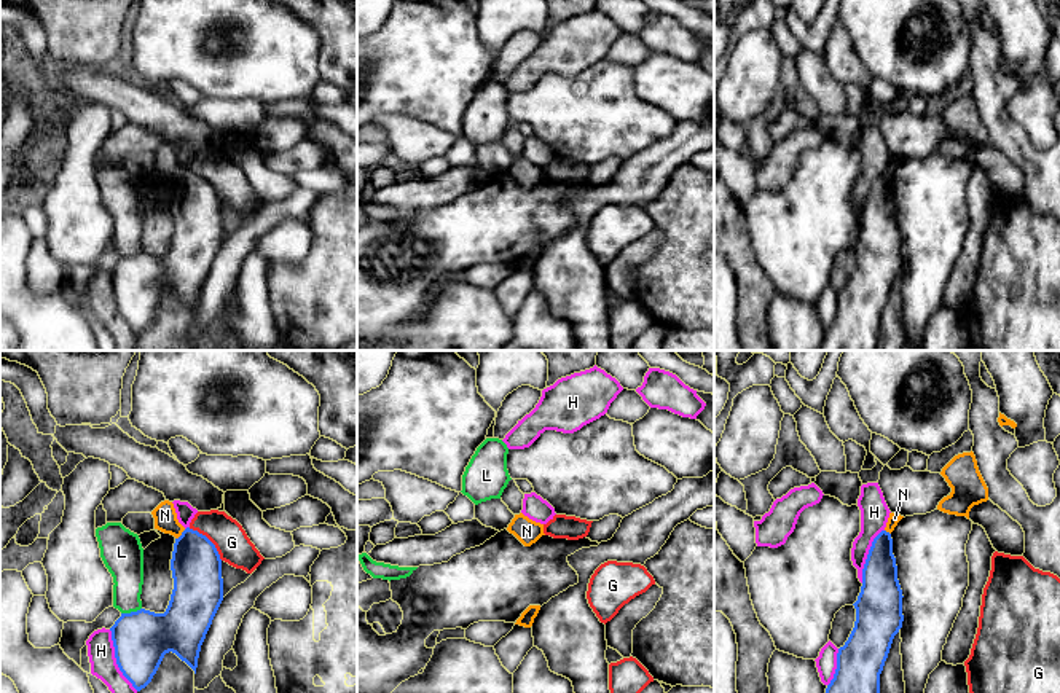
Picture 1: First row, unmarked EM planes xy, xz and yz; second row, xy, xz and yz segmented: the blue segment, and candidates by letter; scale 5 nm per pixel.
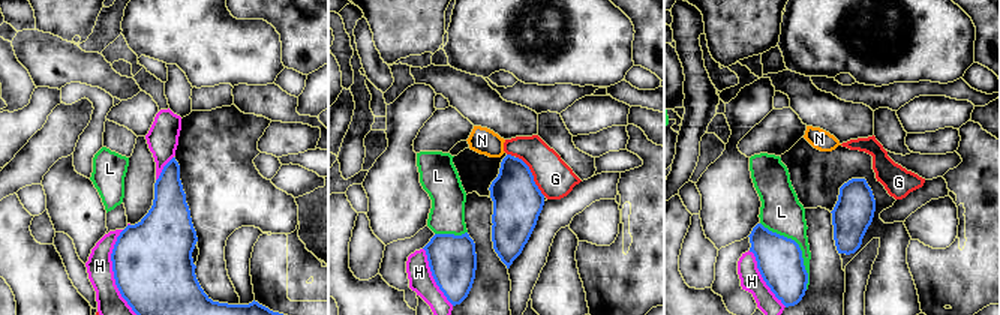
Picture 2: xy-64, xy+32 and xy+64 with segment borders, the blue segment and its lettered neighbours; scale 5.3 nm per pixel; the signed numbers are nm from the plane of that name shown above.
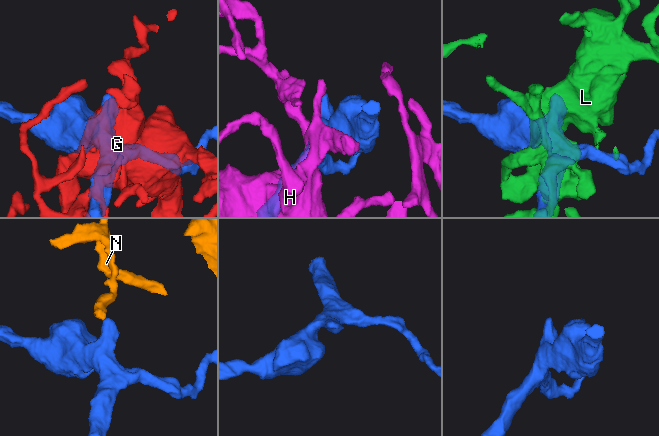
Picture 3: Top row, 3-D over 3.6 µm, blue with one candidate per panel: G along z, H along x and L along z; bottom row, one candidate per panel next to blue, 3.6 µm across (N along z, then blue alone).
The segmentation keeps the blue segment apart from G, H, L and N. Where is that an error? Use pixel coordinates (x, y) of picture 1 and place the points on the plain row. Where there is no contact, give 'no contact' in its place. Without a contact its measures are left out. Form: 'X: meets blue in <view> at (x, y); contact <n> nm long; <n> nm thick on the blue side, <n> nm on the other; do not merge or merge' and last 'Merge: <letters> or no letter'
G: meets blue in xy at (209, 184); contact 240 nm long; 260 nm thick on the blue side, 170 nm on the other; do not merge
H: meets blue in xy at (117, 303); contact 340 nm long; 280 nm thick on the blue side, 140 nm on the other; do not merge
L: meets blue in xy at (131, 255); contact 110 nm long; 280 nm thick on the blue side, 180 nm on the other; do not merge
N: meets blue in xy at (182, 177); contact 80 nm long; 260 nm thick on the blue side, 120 nm on the other; do not merge
Merge: no letter

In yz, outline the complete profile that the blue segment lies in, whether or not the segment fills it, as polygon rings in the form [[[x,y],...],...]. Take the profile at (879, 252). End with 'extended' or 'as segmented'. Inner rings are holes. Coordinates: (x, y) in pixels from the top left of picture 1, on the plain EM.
[[[881,174],[872,185],[864,212],[856,252],[854,271],[837,296],[837,312],[818,350],[878,350],[880,317],[894,279],[902,271],[902,233],[893,198],[891,177]]]; as segmented

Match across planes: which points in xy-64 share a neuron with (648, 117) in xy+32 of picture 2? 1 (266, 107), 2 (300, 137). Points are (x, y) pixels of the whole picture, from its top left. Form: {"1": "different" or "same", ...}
{"1": "same", "2": "different"}

